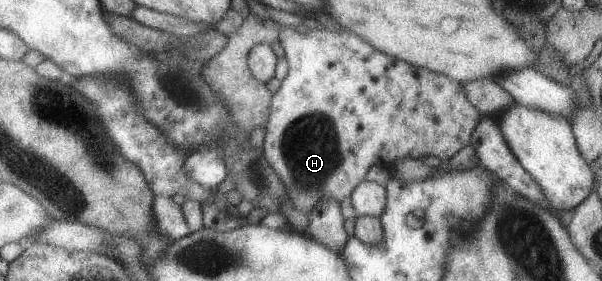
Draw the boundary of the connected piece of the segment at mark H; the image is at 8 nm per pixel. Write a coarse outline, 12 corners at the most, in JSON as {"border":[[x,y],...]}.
{"border":[[282,26],[264,152],[295,209],[471,142],[461,82]]}

